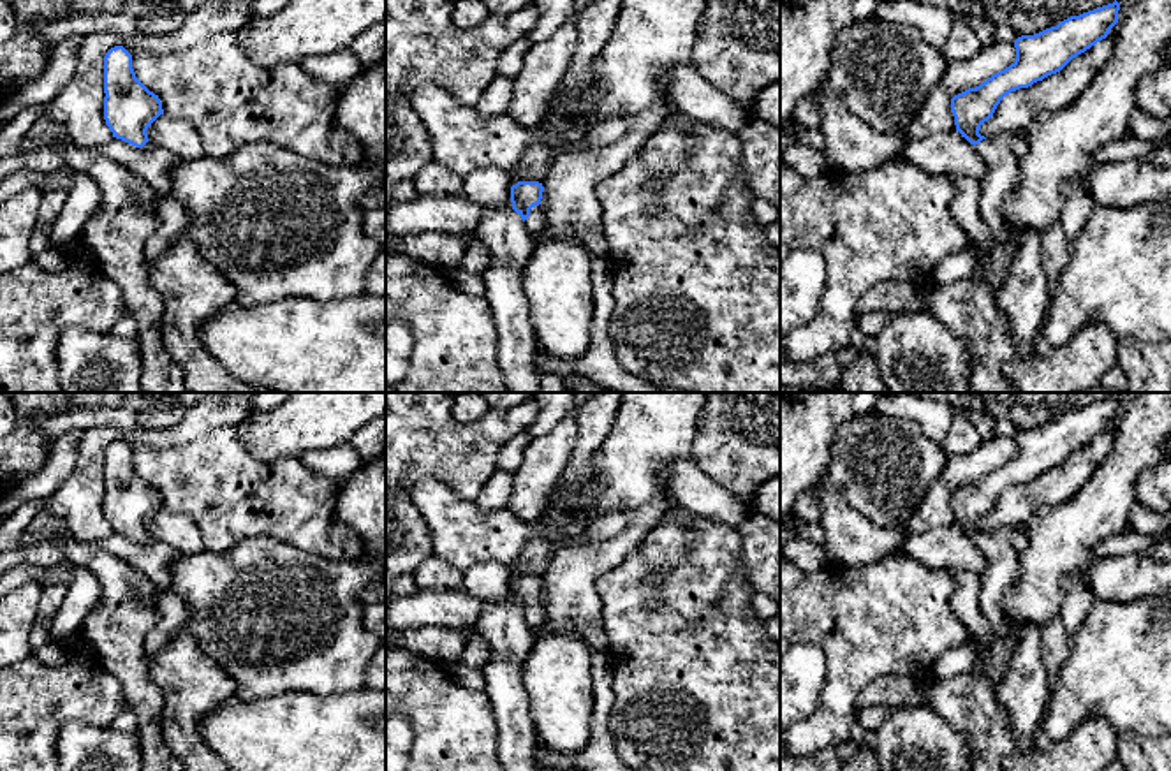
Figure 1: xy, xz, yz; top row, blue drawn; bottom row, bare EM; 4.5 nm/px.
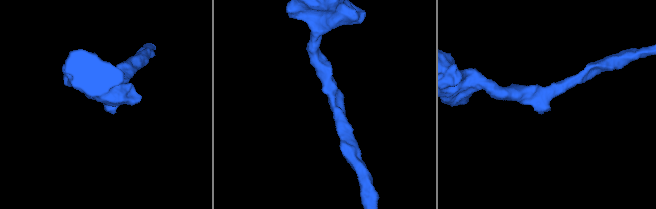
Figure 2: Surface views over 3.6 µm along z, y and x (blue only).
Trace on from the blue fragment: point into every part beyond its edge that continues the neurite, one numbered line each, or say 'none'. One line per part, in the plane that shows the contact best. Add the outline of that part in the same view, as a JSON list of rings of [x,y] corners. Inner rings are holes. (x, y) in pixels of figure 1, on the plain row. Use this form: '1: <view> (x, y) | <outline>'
1: xz (536, 616) | [[[542,597],[530,604],[530,611],[523,618],[532,628],[544,623],[546,611],[542,606]]]

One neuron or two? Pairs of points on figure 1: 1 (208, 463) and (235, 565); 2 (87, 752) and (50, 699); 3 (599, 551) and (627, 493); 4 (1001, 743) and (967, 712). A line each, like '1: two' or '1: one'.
1: two
2: two
3: two
4: one

